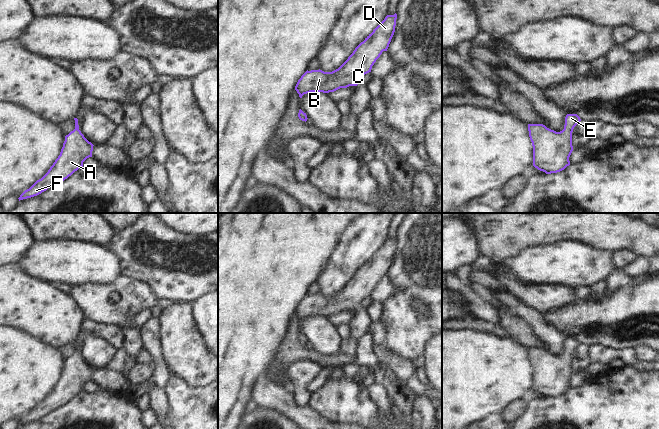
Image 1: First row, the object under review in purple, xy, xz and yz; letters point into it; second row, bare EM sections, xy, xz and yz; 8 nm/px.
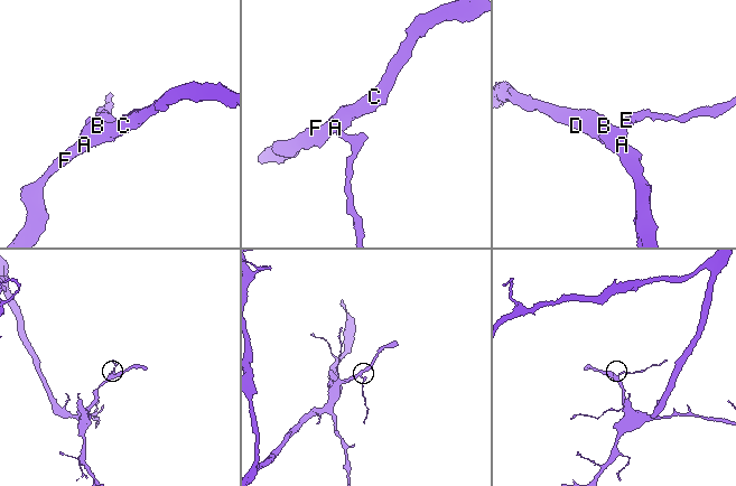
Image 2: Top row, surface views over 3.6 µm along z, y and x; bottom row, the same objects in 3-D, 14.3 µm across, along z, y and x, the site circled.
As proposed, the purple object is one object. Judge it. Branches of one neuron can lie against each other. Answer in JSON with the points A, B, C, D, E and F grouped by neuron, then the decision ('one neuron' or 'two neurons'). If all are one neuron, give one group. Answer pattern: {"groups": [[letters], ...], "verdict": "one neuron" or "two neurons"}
{"groups": [["A", "B", "C", "D", "E", "F"]], "verdict": "one neuron"}

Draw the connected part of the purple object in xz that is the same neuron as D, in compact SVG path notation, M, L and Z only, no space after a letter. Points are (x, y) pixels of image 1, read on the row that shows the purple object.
M396 13L387 15L338 69L332 72L307 70L295 86L299 97L310 92L329 93L340 88L357 86L361 78L371 72L382 52L387 51L395 32L396 19Z

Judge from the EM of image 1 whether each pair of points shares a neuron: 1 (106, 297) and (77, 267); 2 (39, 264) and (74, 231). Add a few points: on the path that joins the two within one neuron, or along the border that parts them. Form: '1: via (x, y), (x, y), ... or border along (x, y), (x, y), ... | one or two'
1: border along (115, 279), (109, 283), (81, 283), (72, 286) | two
2: border along (42, 241), (76, 240), (85, 241), (88, 244) | two

